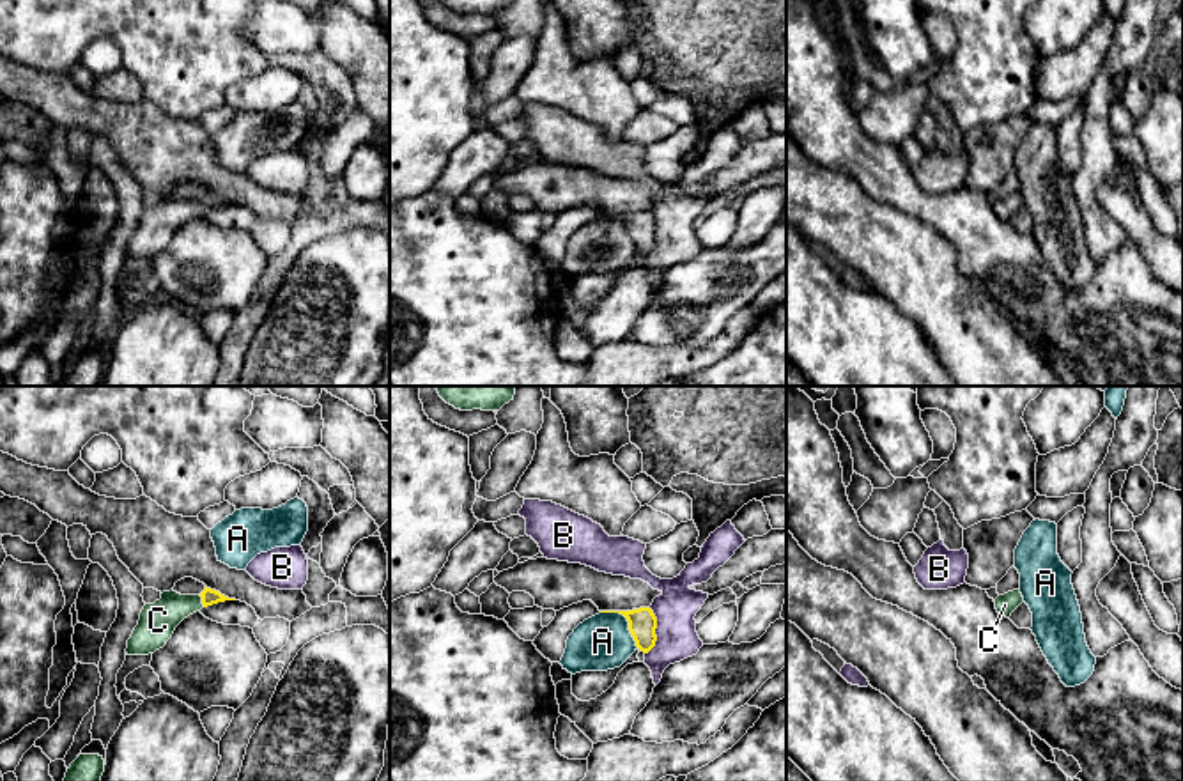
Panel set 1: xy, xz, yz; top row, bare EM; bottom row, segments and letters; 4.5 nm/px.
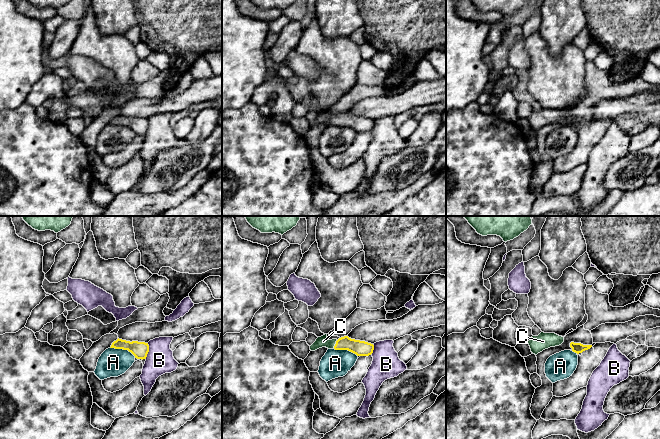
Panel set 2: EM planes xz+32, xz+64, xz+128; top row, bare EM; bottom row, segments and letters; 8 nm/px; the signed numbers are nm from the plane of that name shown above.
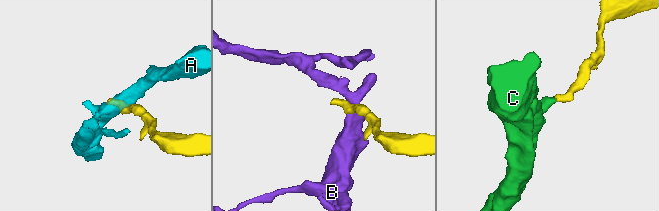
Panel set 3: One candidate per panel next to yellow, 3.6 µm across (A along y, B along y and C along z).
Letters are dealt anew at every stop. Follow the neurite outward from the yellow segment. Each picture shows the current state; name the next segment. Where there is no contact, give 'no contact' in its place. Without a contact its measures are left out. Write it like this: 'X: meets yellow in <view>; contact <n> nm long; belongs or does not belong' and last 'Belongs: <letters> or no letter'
A: meets yellow in xz; contact 240 nm long; does not belong
B: meets yellow in xz; contact 220 nm long; does not belong
C: meets yellow in xy; contact 60 nm long; belongs
Belongs: C

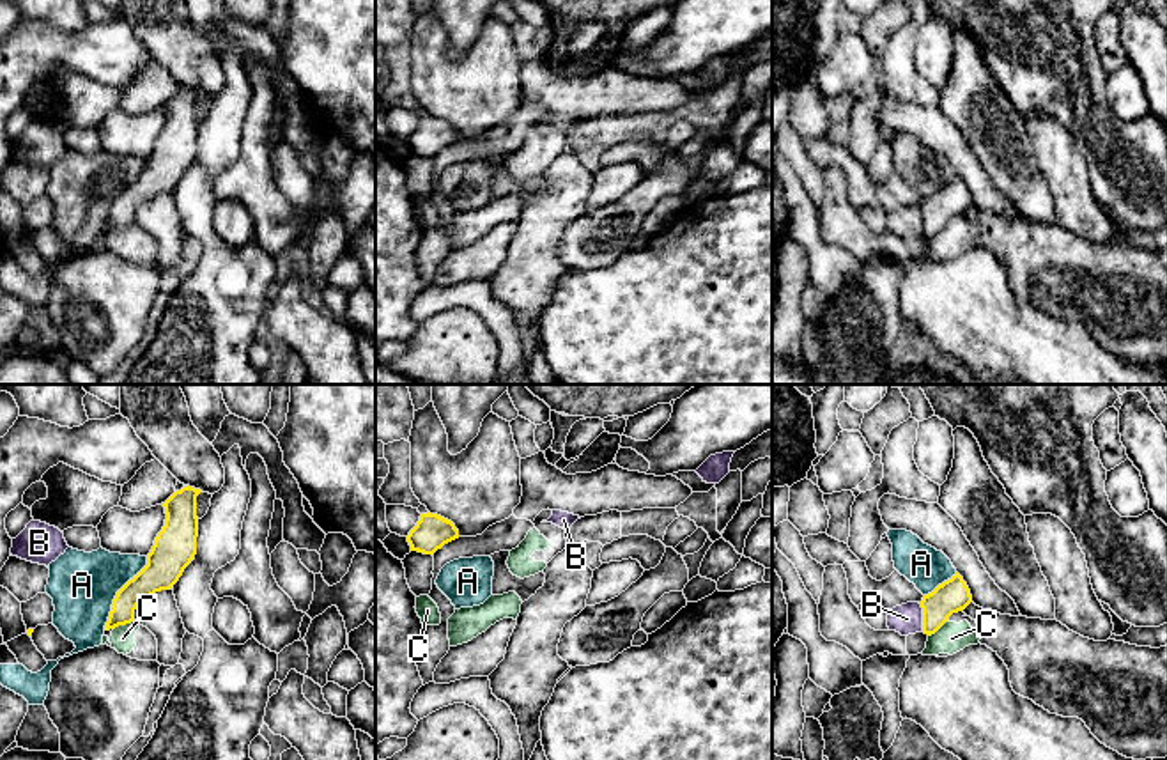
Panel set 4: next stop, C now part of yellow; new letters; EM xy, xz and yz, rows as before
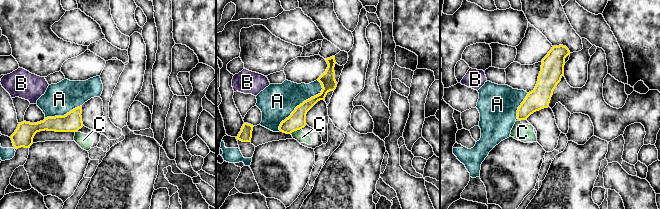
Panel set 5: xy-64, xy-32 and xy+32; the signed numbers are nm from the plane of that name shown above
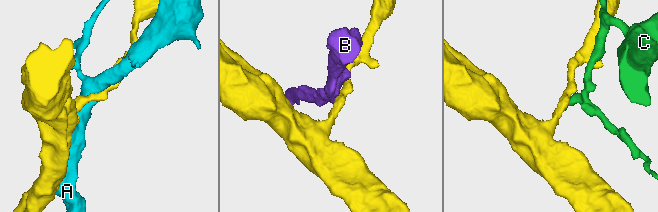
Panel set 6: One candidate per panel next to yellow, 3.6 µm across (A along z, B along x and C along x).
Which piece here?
A: meets yellow in xy; contact 400 nm long; does not belong
B: meets yellow in yz; contact 130 nm long; does not belong
C: meets yellow in xy; contact 100 nm long; does not belong
Belongs: no letter

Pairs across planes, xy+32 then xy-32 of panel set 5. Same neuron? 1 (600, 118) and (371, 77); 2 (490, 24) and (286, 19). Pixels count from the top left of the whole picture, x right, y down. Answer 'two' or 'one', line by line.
1: one
2: one

